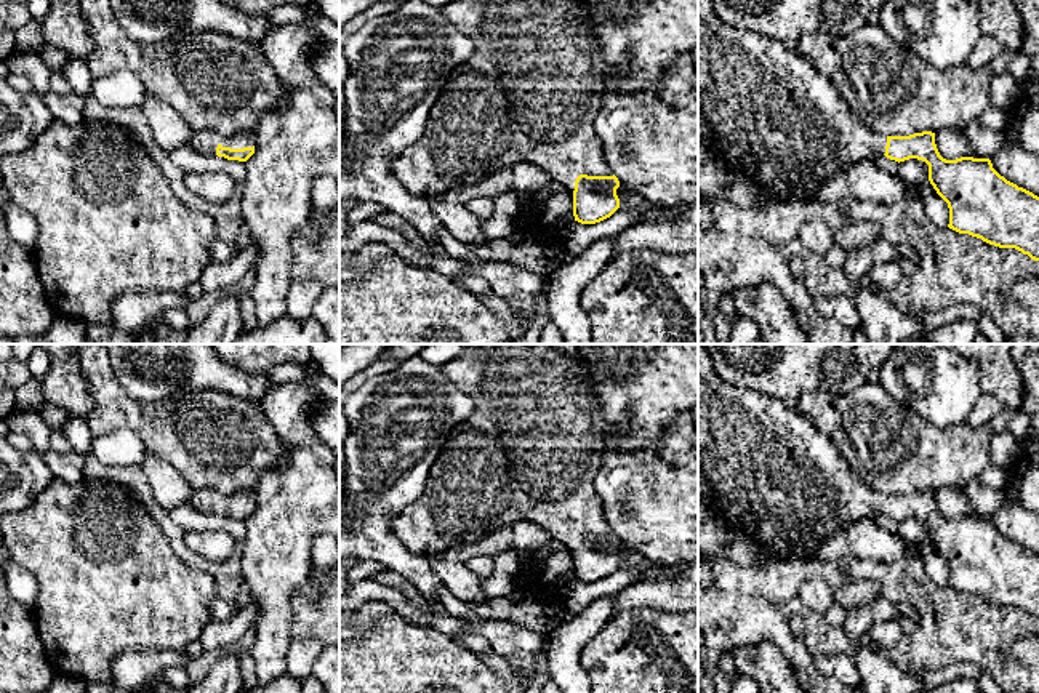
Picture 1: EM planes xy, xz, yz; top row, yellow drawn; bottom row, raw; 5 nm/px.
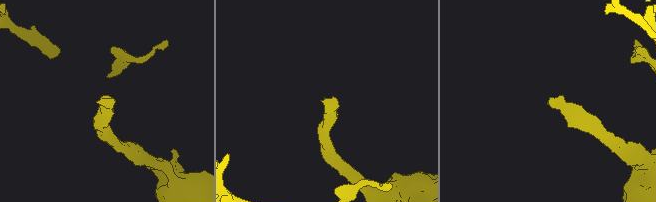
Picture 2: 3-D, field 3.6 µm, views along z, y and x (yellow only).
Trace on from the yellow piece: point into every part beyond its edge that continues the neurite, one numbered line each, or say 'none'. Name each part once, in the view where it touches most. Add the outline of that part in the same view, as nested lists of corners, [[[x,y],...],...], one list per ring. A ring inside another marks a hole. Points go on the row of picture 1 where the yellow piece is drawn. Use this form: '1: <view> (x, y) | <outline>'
1: xz (530, 92) | [[[453,0],[439,10],[471,38],[472,54],[450,75],[423,136],[395,160],[394,171],[411,195],[445,195],[517,163],[541,166],[572,192],[580,174],[613,176],[594,126],[605,93],[604,54],[583,0]]]

